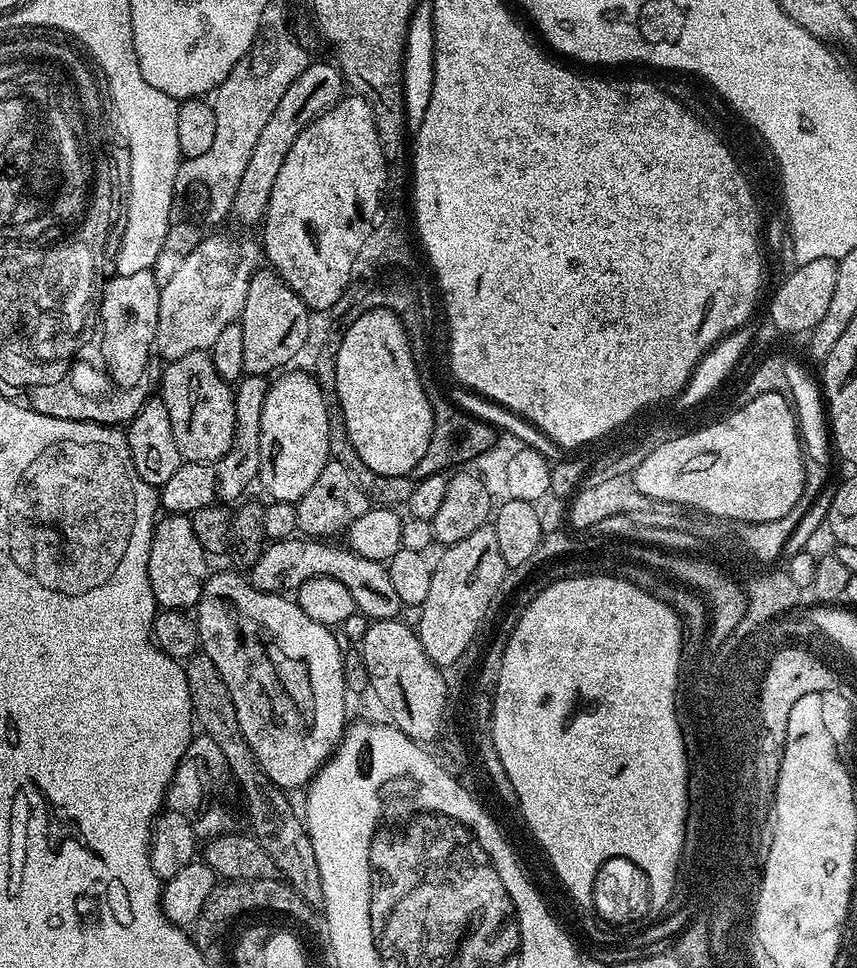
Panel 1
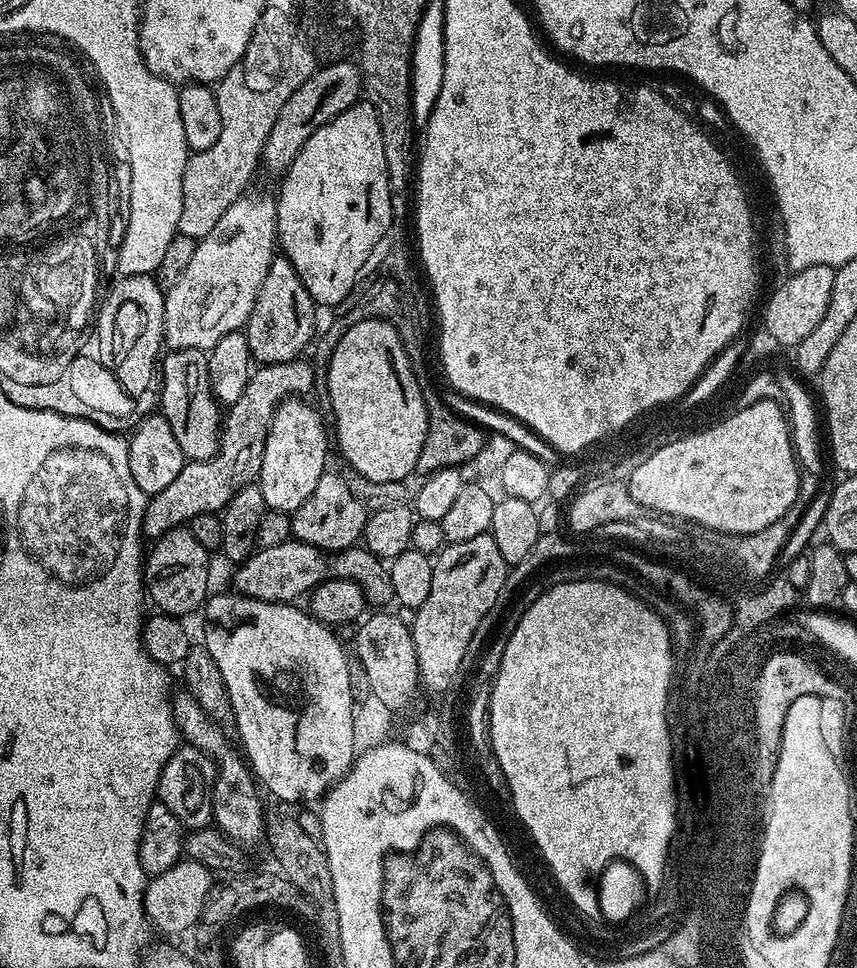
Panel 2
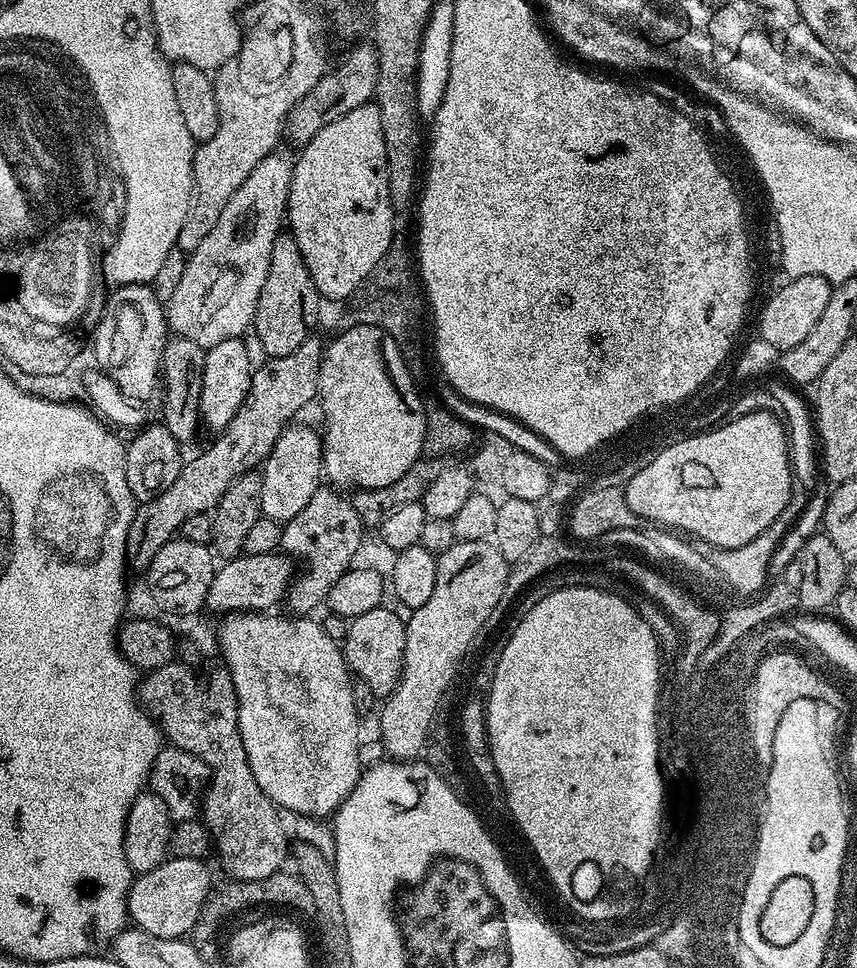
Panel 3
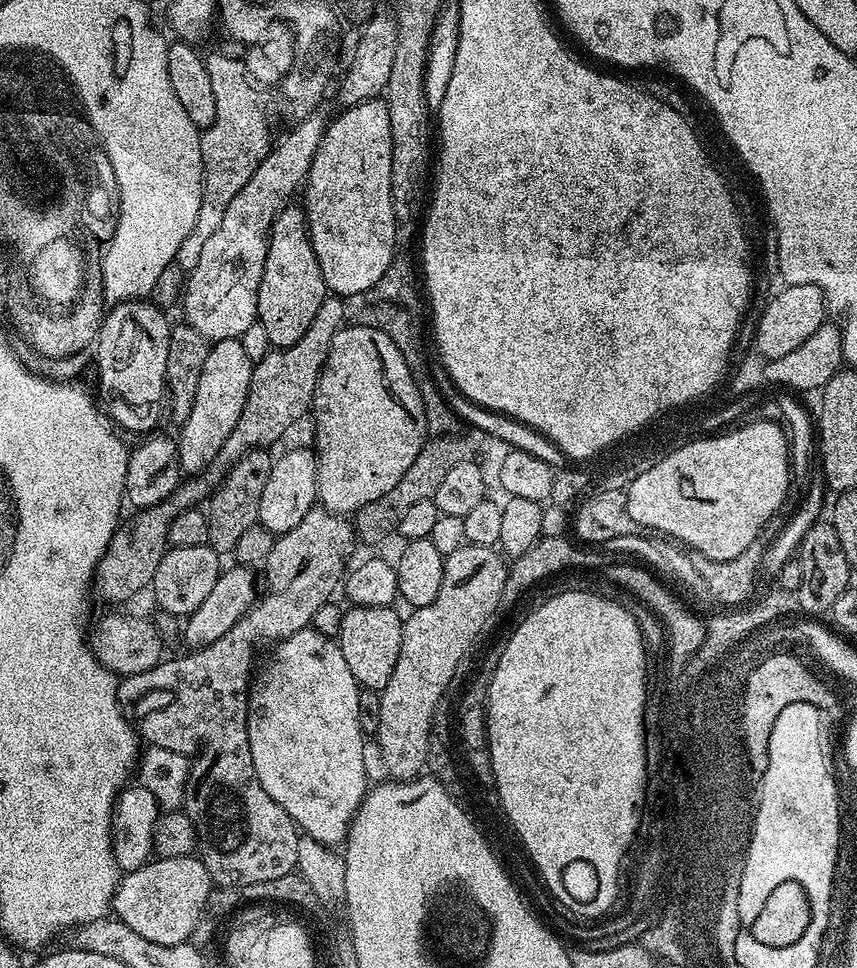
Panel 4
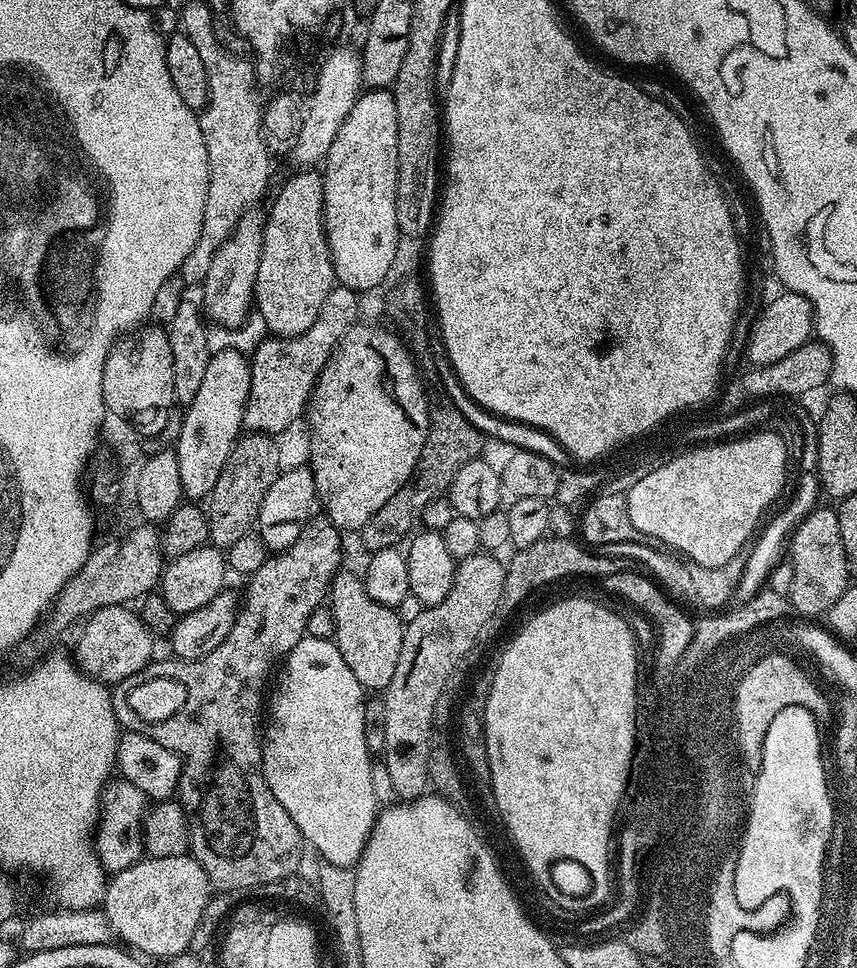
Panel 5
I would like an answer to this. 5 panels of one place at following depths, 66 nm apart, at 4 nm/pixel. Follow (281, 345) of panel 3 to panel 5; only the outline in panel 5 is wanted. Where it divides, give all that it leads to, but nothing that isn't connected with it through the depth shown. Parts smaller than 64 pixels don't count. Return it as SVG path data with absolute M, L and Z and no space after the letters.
M296 170L293 173L293 176L277 190L276 201L264 216L262 254L258 262L254 297L255 311L262 318L262 322L266 322L268 332L276 338L306 334L306 330L314 326L314 318L318 318L322 310L322 302L326 302L326 294L330 294L337 283L336 271L332 266L332 255L324 233L323 175L316 170Z

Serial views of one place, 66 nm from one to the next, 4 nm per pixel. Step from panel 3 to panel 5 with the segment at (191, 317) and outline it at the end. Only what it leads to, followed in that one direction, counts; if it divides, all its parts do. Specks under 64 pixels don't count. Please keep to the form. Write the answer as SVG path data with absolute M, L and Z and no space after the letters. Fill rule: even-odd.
M352 53L332 54L326 61L319 62L318 69L320 73L316 76L316 89L308 100L309 108L303 109L300 129L296 140L290 145L292 160L296 163L295 167L300 170L308 170L319 165L328 155L342 122L346 122L350 110L354 110L354 102L362 94L362 85L359 82L361 73ZM256 210L245 212L242 219L236 223L232 235L226 242L222 242L222 246L212 256L202 281L204 287L202 312L213 325L235 330L247 321L253 311L258 262L262 254L263 227L264 216L261 213L256 213Z

